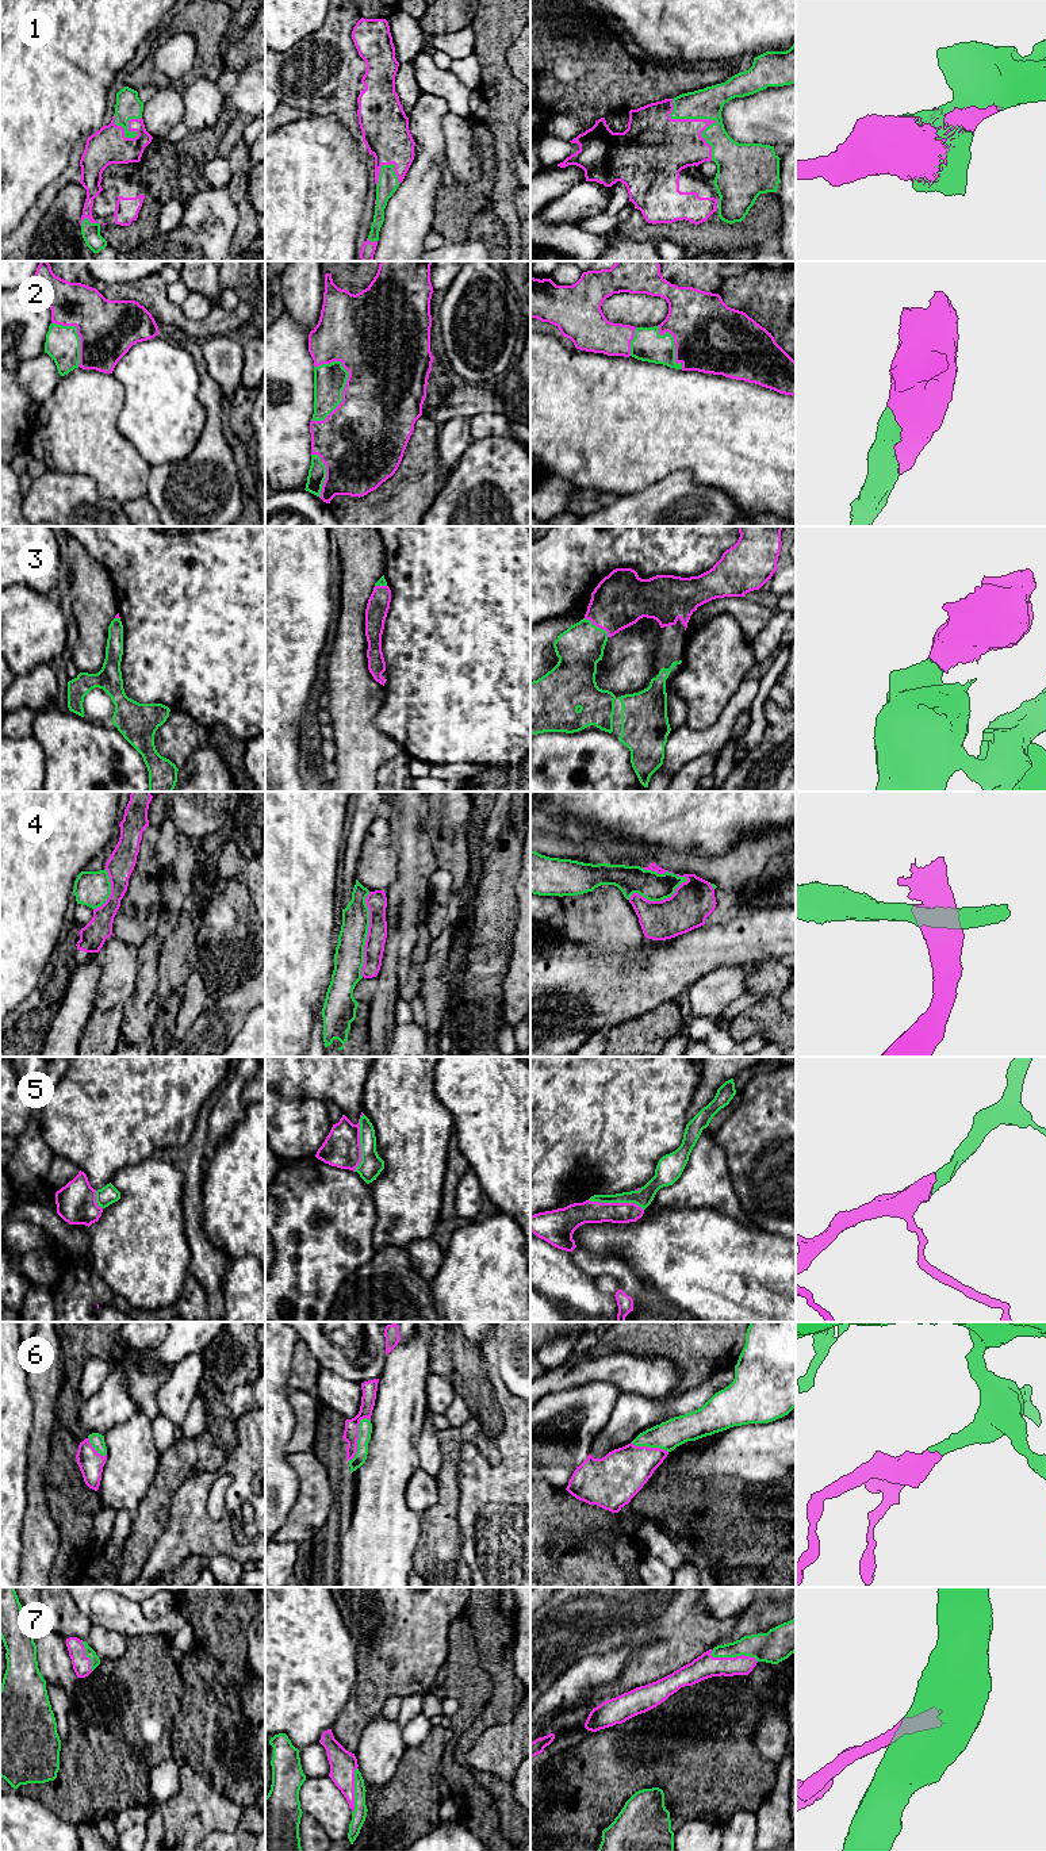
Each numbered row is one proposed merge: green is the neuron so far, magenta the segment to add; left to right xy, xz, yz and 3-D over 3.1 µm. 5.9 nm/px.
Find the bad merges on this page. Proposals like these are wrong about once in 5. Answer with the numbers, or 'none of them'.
4

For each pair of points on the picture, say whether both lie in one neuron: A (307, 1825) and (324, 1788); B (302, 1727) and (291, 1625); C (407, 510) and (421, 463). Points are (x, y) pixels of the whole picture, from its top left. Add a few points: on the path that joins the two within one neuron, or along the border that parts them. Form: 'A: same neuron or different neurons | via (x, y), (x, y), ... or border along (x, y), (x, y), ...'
A: different neurons | border along (303, 1812), (328, 1836)
B: same neuron | via (302, 1701), (301, 1692), (292, 1683), (291, 1651)
C: same neuron | via (407, 498), (420, 475)

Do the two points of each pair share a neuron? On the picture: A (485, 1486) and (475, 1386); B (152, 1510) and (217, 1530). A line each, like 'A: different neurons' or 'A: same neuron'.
A: different neurons
B: different neurons

